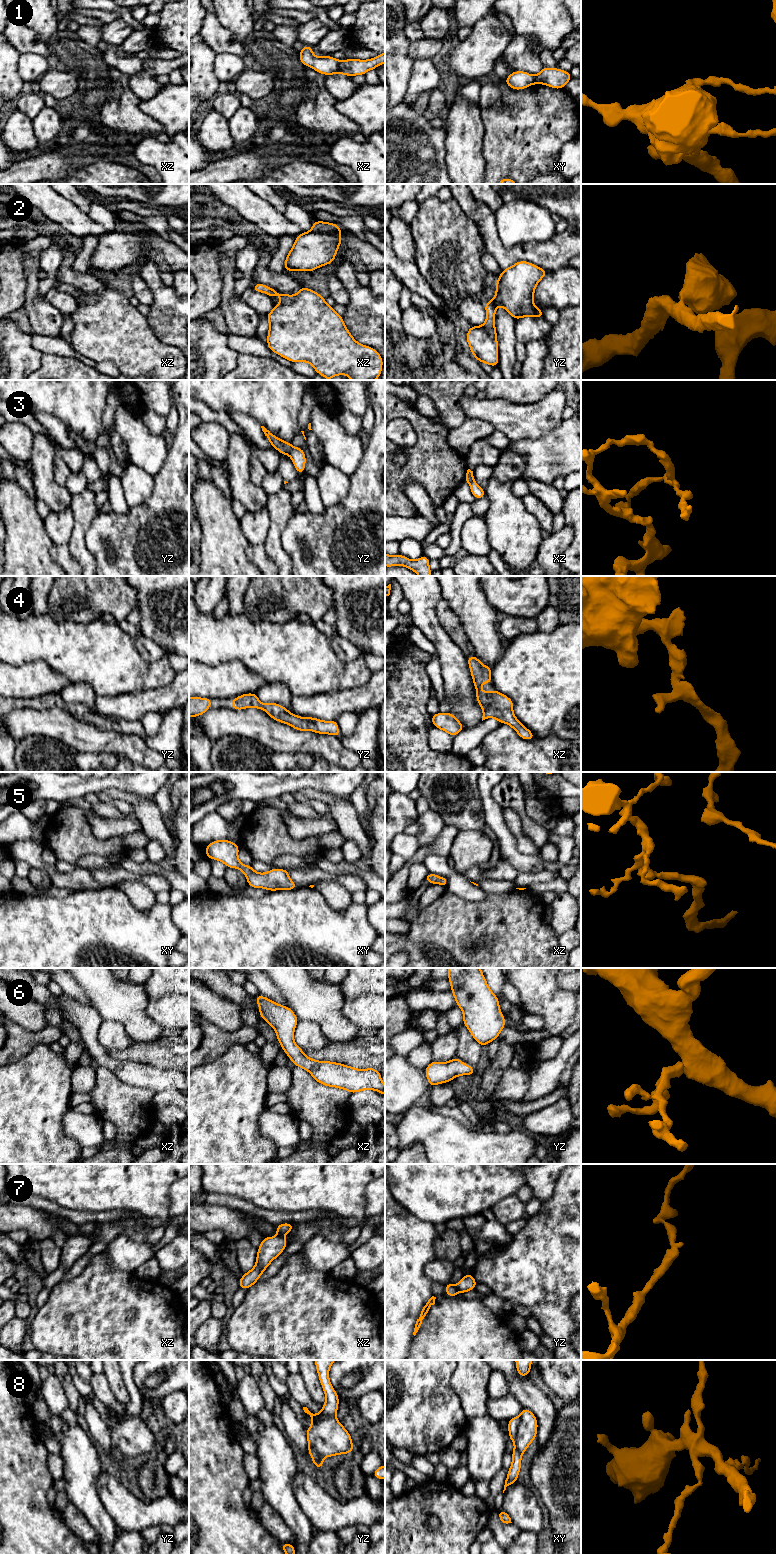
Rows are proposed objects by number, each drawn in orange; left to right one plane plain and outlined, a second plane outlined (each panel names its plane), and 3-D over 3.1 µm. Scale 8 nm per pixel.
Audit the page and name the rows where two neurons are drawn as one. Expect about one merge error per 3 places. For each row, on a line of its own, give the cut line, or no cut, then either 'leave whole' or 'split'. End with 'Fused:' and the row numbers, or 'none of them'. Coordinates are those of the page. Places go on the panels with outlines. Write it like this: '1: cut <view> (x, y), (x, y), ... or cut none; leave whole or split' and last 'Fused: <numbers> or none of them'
1: cut xz (340, 61), (338, 72); split
2: cut none; leave whole
3: cut yz (293, 446), (289, 454); split
4: cut none; leave whole
5: cut none; leave whole
6: cut none; leave whole
7: cut xz (277, 1235), (282, 1237); split
8: cut none; leave whole
Fused: 1, 3, 7

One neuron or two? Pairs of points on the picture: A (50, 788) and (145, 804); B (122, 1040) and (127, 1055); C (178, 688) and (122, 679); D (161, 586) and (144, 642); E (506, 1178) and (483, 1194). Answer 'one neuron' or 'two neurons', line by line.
A: two neurons
B: two neurons
C: two neurons
D: two neurons
E: one neuron

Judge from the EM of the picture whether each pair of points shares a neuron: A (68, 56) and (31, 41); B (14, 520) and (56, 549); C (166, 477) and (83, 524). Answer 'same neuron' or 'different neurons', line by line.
A: different neurons
B: different neurons
C: different neurons

